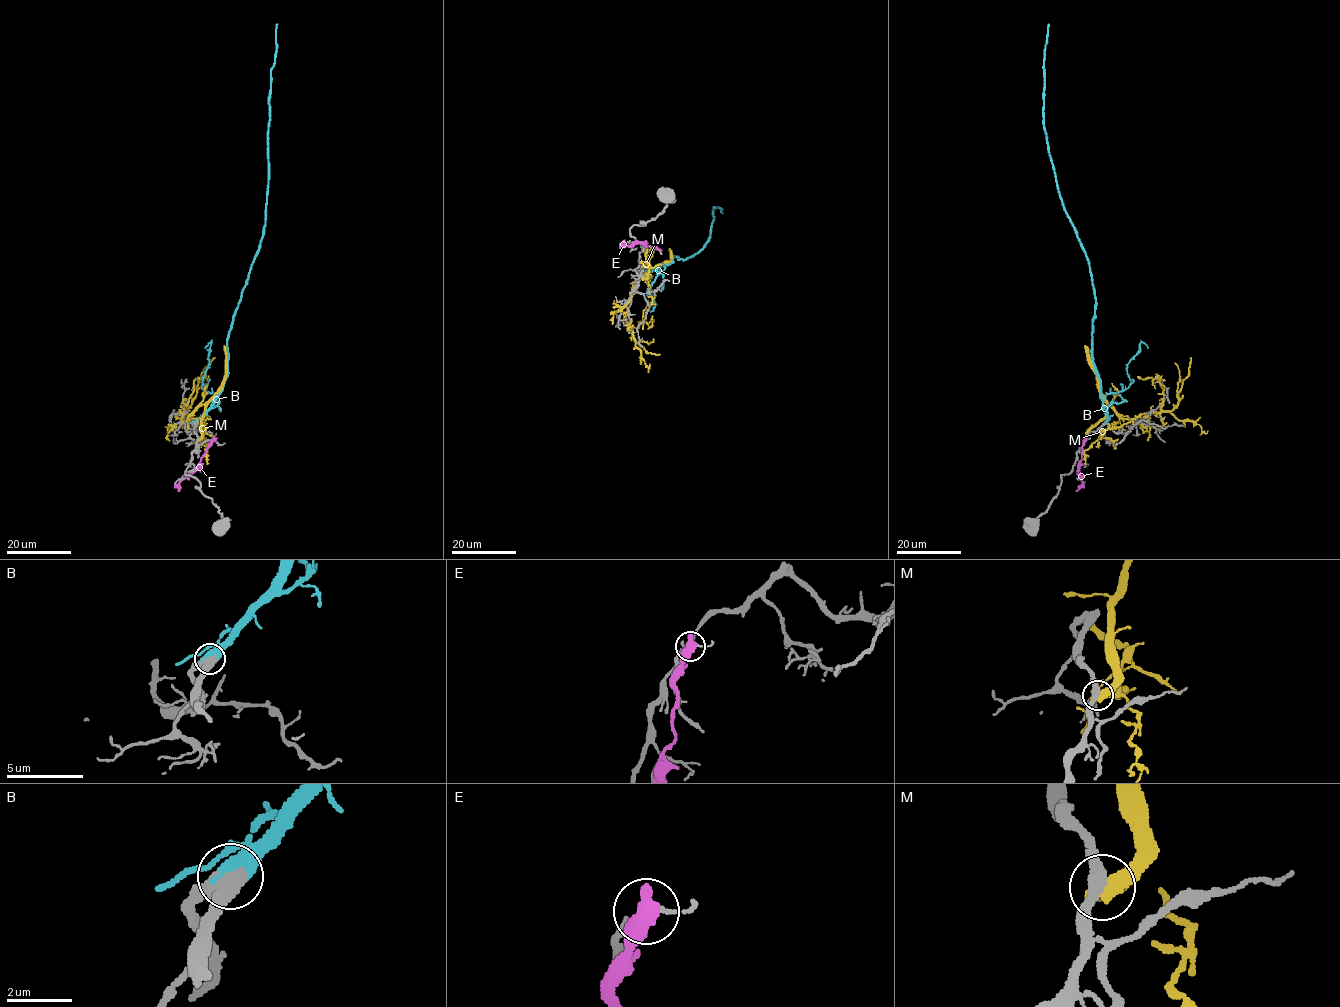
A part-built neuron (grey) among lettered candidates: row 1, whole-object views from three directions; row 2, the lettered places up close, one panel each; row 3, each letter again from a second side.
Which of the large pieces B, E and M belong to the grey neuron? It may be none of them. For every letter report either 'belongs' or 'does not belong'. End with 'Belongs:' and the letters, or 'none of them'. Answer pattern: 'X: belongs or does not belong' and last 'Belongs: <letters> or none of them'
B: belongs
E: does not belong
M: does not belong
Belongs: B

